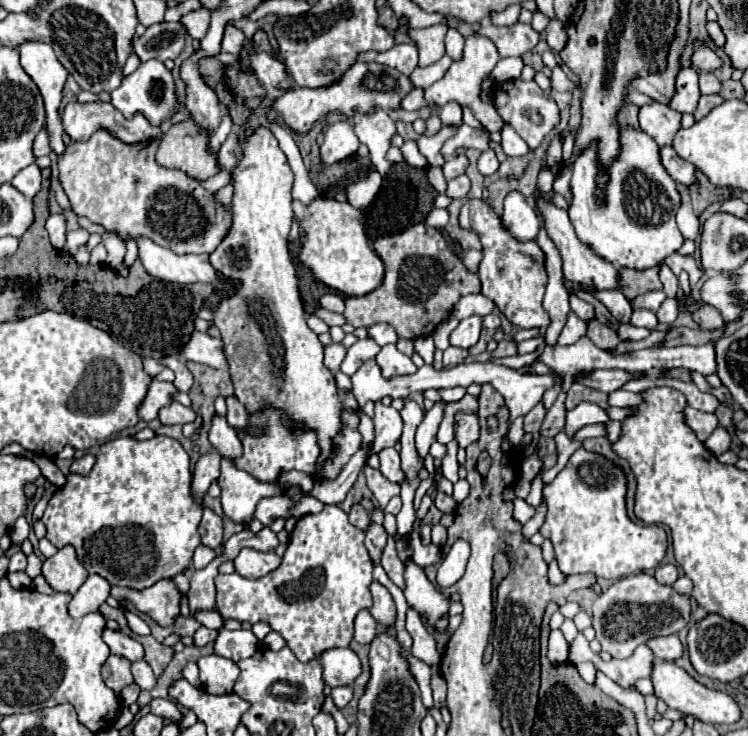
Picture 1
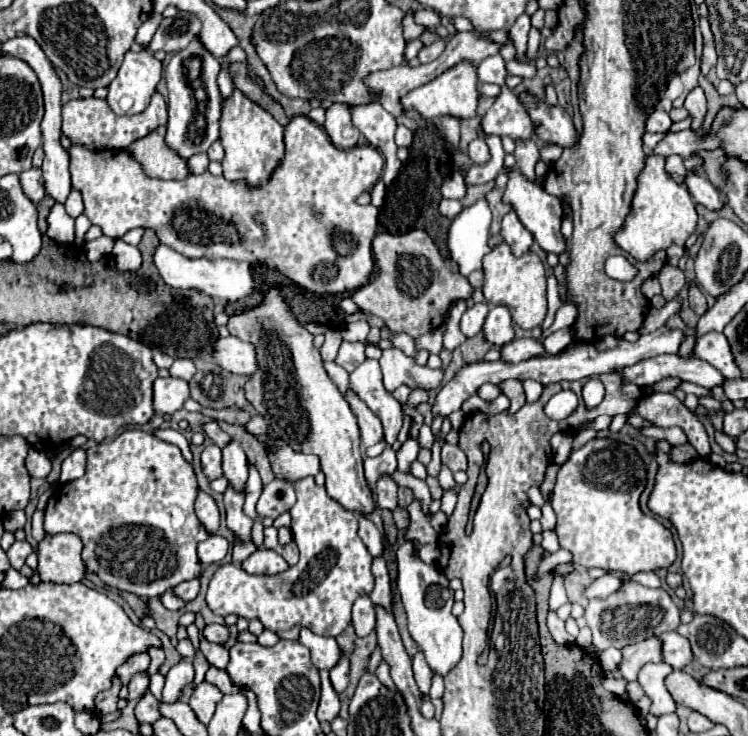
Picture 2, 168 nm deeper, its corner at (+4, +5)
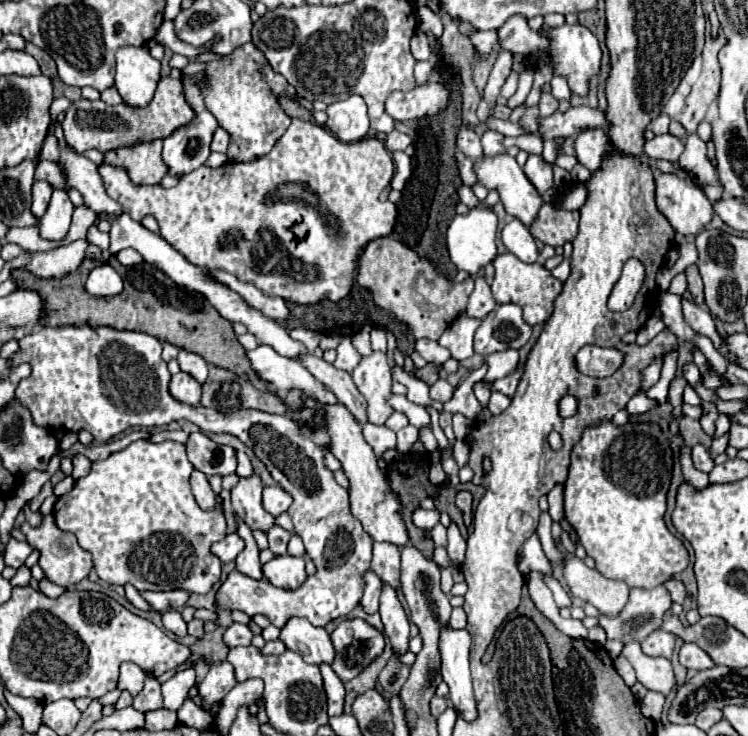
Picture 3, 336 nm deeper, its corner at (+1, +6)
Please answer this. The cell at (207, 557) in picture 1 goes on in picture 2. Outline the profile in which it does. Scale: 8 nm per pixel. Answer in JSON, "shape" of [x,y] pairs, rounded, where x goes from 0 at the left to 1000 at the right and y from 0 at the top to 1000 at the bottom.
{"shape":[[[281,727],[278,735],[270,735],[265,740],[265,757],[267,757],[267,762],[270,762],[273,770],[281,768],[281,765],[294,765],[302,757],[305,743],[307,740],[305,740],[305,735],[299,730]]]}

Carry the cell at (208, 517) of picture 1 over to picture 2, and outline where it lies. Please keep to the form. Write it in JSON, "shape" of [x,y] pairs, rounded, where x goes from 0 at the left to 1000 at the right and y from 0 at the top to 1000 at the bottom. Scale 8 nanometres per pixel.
{"shape":[[[265,667],[265,675],[262,675],[262,700],[273,711],[278,724],[289,724],[289,719],[294,713],[294,694],[291,694],[289,681],[278,670],[273,670],[273,667]]]}

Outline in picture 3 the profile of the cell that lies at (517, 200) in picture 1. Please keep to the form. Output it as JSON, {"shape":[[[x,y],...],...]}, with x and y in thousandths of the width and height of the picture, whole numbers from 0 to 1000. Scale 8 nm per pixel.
{"shape":[[[683,299],[672,315],[670,315],[670,326],[675,332],[675,337],[689,345],[694,353],[699,356],[718,356],[721,351],[721,340],[715,332],[715,323],[710,321],[707,310],[699,307],[694,299]]]}

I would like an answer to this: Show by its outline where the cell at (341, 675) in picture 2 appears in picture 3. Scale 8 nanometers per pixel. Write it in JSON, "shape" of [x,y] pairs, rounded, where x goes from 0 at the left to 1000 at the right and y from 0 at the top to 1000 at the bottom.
{"shape":[[[475,840],[475,842],[459,842],[448,859],[443,861],[443,870],[448,875],[448,899],[443,902],[443,908],[448,910],[448,916],[459,924],[459,927],[467,927],[472,924],[504,889],[512,886],[512,878],[515,878],[515,870],[509,864],[507,856],[501,856],[499,851],[493,851],[488,842],[483,840]]]}

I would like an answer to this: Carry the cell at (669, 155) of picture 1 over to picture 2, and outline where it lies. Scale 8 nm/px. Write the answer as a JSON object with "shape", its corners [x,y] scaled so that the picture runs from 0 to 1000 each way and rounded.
{"shape":[[[920,235],[914,251],[917,251],[920,260],[925,262],[928,273],[936,276],[936,279],[941,279],[944,284],[949,284],[949,287],[963,287],[963,284],[968,281],[965,270],[963,270],[963,265],[960,265],[960,260],[957,260],[957,254],[955,254],[941,238],[936,238],[936,235]]]}

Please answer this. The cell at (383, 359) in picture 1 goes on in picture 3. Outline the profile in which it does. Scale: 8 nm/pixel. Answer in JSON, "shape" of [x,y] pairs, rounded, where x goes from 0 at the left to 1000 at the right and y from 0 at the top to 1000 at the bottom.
{"shape":[[[587,514],[579,524],[574,524],[574,538],[576,543],[587,543],[587,546],[598,546],[606,535],[606,524],[595,516],[595,514]]]}

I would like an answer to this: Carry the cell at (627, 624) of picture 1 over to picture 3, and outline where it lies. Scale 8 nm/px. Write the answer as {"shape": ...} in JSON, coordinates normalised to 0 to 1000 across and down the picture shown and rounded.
{"shape":[[[889,796],[873,799],[873,802],[862,802],[862,799],[844,799],[841,804],[841,815],[833,826],[833,832],[828,832],[828,837],[806,837],[795,823],[785,821],[782,823],[782,834],[785,837],[795,837],[801,840],[801,851],[809,856],[811,870],[828,870],[833,875],[849,872],[849,870],[862,870],[870,859],[876,859],[878,853],[884,853],[886,848],[886,837],[897,829],[897,810],[889,802]]]}

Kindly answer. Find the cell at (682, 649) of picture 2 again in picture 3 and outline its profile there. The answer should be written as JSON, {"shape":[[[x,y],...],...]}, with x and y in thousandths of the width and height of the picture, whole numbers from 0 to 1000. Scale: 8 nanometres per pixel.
{"shape":[[[916,872],[908,883],[908,899],[921,910],[945,910],[953,905],[953,897],[926,872]]]}

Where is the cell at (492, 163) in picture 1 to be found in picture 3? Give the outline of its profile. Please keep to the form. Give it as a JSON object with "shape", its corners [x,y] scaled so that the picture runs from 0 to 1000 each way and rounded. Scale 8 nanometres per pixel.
{"shape":[[[616,177],[616,179],[611,182],[611,198],[614,198],[614,204],[616,204],[622,212],[627,212],[627,215],[632,215],[632,217],[643,217],[643,212],[646,212],[643,188],[640,188],[635,179],[630,179],[630,177]]]}

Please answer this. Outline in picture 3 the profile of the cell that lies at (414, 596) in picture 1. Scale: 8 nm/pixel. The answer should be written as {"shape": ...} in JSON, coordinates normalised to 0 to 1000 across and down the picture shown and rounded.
{"shape":[[[600,848],[587,859],[587,889],[590,889],[590,918],[600,932],[600,948],[606,962],[616,967],[622,978],[638,973],[630,916],[627,916],[627,878],[630,864],[624,856],[606,856]]]}

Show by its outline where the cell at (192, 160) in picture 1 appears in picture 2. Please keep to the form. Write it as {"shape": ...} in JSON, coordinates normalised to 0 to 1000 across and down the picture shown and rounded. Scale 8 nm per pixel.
{"shape":[[[214,173],[198,186],[190,186],[168,200],[168,205],[187,221],[198,240],[209,243],[246,243],[251,238],[249,219],[241,219],[230,202],[219,197],[222,175]]]}

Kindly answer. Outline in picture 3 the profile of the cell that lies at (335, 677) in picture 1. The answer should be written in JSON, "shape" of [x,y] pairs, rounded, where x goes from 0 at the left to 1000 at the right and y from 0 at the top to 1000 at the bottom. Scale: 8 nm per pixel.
{"shape":[[[389,840],[376,853],[373,867],[386,883],[402,889],[413,902],[443,902],[448,894],[448,880],[437,856],[413,848],[408,840]]]}

